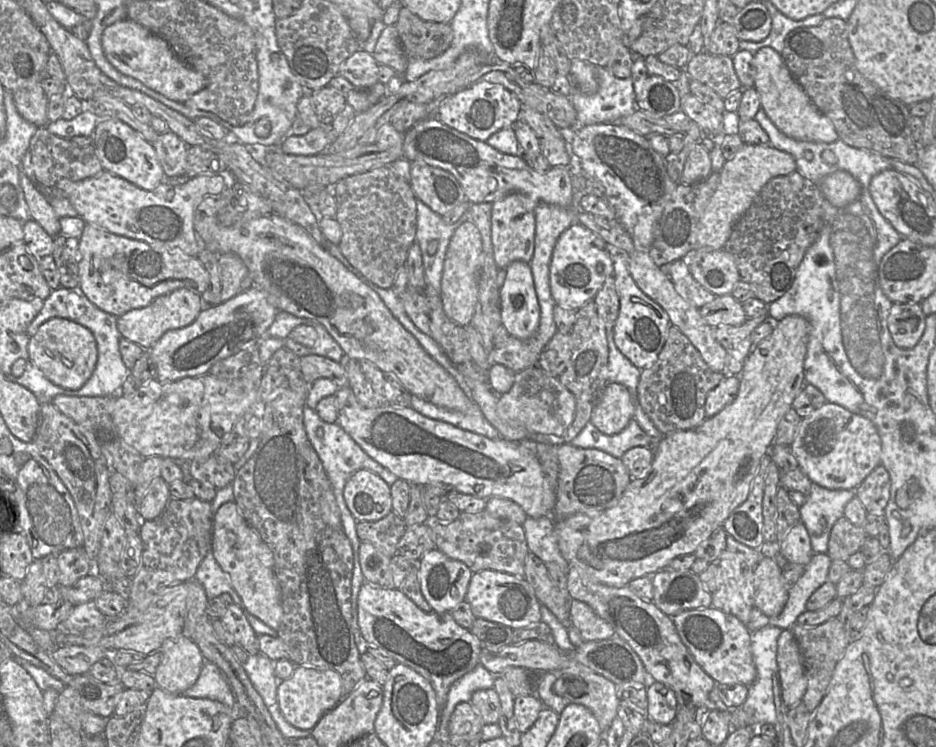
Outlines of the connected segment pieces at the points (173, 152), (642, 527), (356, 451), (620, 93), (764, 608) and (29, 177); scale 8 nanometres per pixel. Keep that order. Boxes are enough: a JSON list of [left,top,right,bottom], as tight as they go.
[[151,131,188,177],[555,315,810,586],[303,406,398,556],[567,66,637,131],[754,557,788,617],[19,151,61,237]]

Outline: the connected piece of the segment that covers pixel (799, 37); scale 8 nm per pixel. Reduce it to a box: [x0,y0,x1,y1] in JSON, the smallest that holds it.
[781,17,920,164]

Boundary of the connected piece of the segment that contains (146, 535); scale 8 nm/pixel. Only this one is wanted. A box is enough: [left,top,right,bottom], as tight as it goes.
[127,498,214,606]

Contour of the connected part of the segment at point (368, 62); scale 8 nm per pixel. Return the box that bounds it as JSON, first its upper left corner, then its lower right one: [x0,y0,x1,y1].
[339,50,379,89]

